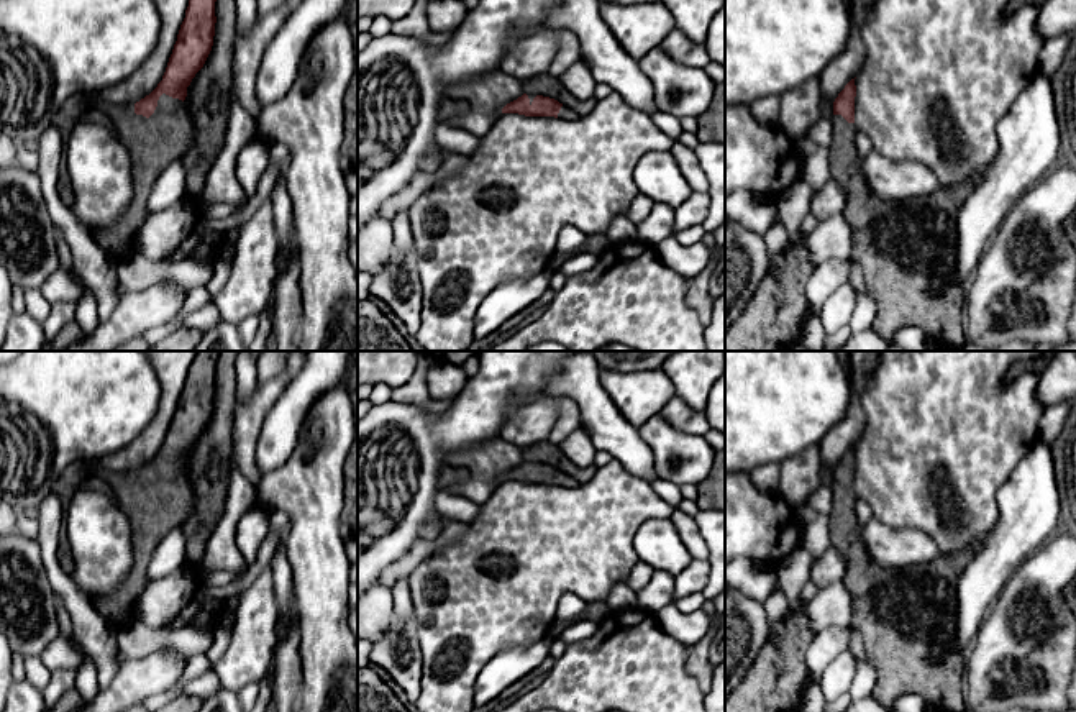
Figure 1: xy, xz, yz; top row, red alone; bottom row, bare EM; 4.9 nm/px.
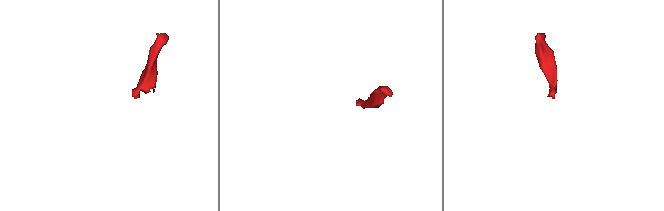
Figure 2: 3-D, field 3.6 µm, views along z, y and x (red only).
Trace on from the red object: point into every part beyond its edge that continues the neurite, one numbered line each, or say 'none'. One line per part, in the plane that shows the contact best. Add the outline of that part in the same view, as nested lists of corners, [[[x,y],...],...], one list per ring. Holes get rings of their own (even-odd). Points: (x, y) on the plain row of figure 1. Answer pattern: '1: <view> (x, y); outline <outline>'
1: xy (153, 511); outline [[[95,459],[75,461],[54,481],[51,492],[67,509],[80,482],[95,477],[105,481],[116,505],[128,518],[133,535],[133,566],[121,586],[90,600],[95,610],[116,630],[136,617],[138,597],[151,582],[148,563],[159,541],[179,528],[195,504],[192,481],[185,469],[162,461],[154,481],[146,486],[134,481],[134,471],[110,472],[95,466]]]

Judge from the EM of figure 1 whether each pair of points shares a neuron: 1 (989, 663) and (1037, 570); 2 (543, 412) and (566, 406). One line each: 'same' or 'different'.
1: same
2: different

